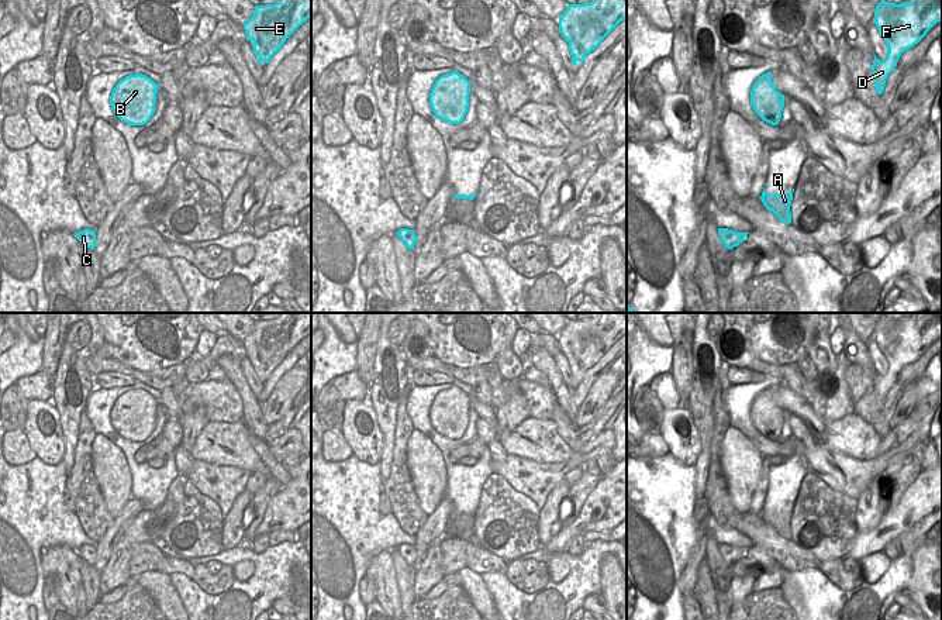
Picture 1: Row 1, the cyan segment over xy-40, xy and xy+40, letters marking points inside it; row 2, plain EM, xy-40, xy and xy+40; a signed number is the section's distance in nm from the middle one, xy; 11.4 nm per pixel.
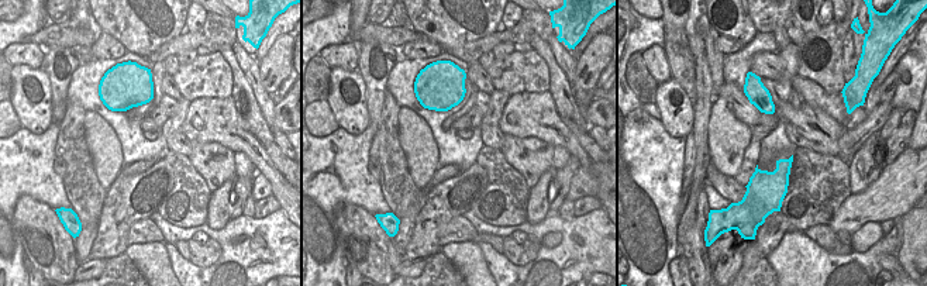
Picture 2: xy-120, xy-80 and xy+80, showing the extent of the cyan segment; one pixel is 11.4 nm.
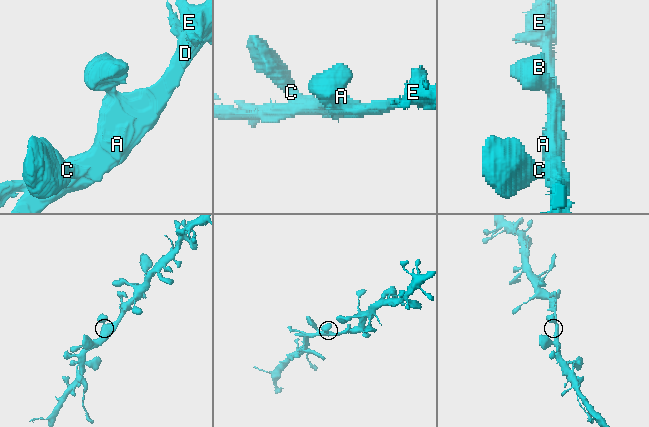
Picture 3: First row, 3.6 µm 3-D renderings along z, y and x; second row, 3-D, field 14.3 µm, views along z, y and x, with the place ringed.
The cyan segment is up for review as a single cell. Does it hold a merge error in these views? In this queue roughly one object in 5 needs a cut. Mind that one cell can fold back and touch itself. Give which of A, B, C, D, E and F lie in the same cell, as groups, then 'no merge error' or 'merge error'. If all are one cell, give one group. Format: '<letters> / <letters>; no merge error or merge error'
A B C D E F; no merge error

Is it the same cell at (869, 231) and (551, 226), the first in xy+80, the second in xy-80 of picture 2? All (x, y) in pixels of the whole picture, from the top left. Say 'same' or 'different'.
different

